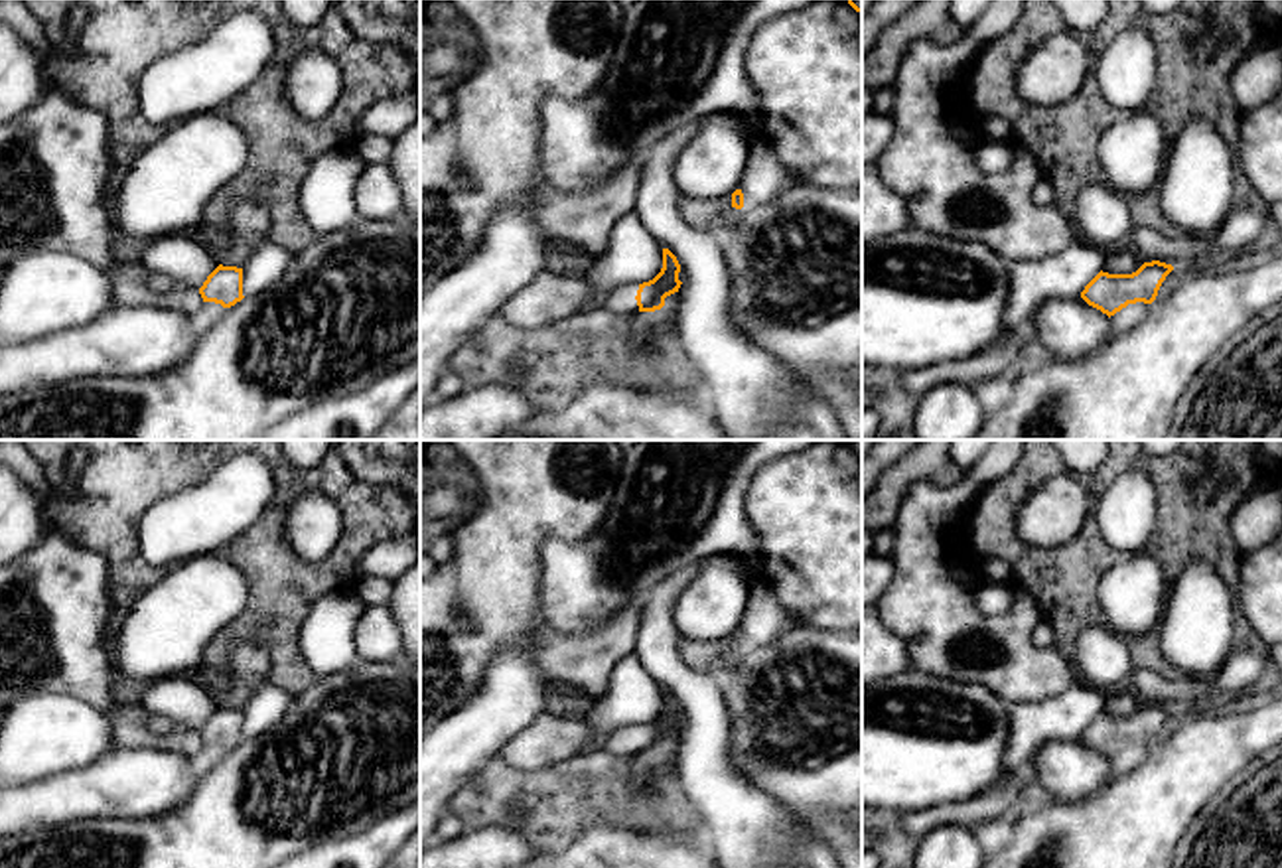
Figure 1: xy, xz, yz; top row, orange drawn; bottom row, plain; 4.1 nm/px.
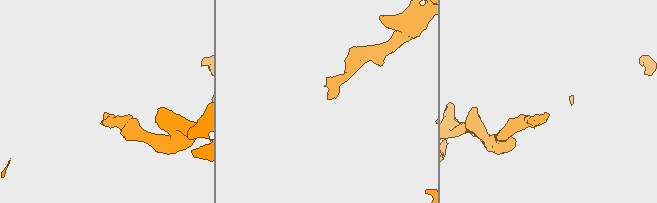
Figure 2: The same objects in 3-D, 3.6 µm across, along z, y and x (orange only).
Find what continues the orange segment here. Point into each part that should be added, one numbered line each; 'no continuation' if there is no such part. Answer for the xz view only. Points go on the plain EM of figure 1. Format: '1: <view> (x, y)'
1: xz (622, 742)

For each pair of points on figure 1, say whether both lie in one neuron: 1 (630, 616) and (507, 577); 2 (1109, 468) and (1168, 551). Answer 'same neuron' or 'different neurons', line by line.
1: same neuron
2: same neuron

